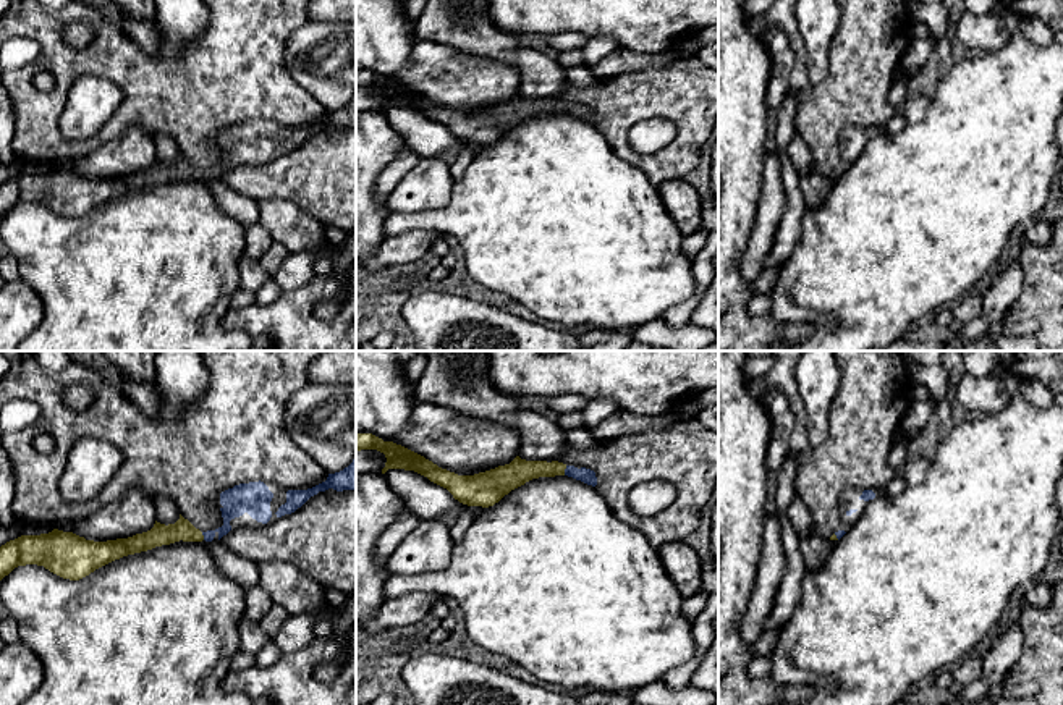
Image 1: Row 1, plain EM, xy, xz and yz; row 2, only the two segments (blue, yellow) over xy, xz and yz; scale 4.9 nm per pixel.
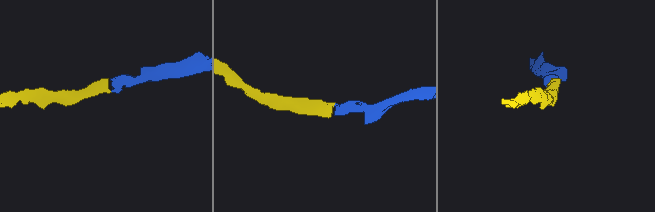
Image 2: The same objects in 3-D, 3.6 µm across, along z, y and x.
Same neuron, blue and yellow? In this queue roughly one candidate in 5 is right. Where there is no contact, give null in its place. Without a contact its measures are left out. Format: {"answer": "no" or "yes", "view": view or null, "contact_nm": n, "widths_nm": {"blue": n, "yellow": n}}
{"answer": "yes", "view": "xz", "contact_nm": 50, "widths_nm": {"blue": 70, "yellow": 130}}

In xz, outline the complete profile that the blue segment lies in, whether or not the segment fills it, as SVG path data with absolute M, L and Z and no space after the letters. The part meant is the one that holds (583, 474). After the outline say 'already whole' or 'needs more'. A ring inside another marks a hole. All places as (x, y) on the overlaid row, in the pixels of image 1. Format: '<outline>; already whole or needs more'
M356 433L356 451L361 450L377 450L385 454L387 462L382 474L388 469L414 471L447 488L455 500L468 506L493 506L511 490L539 477L568 475L587 485L597 485L594 471L578 469L558 461L526 461L516 456L510 464L474 475L458 475L401 445L383 441L372 433Z; needs more

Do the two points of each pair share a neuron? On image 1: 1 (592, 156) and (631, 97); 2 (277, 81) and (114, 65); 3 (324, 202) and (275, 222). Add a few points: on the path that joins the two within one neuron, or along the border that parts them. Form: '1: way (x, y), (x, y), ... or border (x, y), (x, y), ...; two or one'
1: border (594, 125), (610, 149), (630, 165); two
2: way (237, 81), (154, 81); one
3: border (267, 198), (295, 202), (324, 227); two

